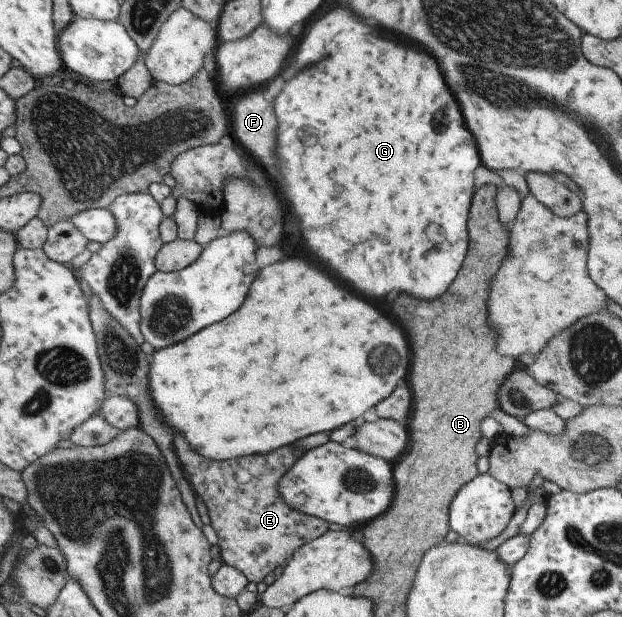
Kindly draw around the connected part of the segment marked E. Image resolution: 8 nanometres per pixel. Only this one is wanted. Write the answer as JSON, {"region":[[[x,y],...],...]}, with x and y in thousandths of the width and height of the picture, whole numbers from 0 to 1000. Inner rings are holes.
{"region":[[[293,702],[281,703],[280,715],[289,754],[293,754],[314,801],[330,815],[336,830],[339,854],[354,870],[352,887],[357,914],[379,919],[399,935],[402,943],[418,945],[434,929],[441,929],[447,919],[457,922],[460,912],[469,909],[469,903],[473,903],[473,896],[479,895],[479,890],[513,874],[529,861],[531,848],[527,844],[469,825],[450,802],[450,776],[476,754],[476,747],[481,747],[490,737],[492,733],[486,728],[476,728],[474,731],[473,724],[461,723],[460,726],[444,728],[444,731],[434,731],[431,736],[410,736],[373,746],[344,747],[315,734]]]}

